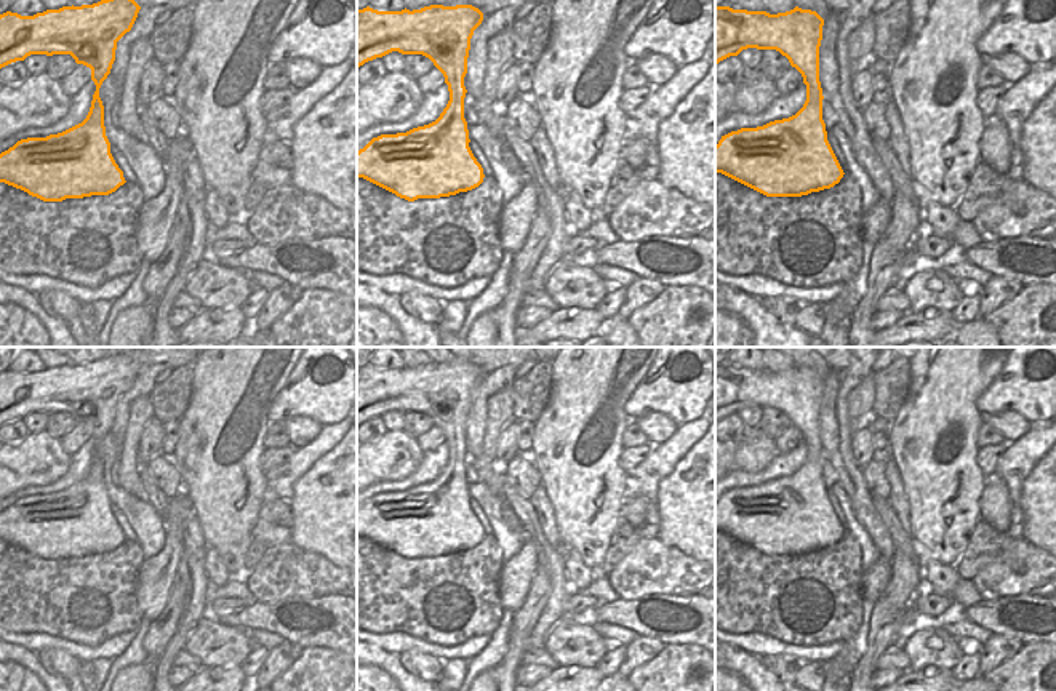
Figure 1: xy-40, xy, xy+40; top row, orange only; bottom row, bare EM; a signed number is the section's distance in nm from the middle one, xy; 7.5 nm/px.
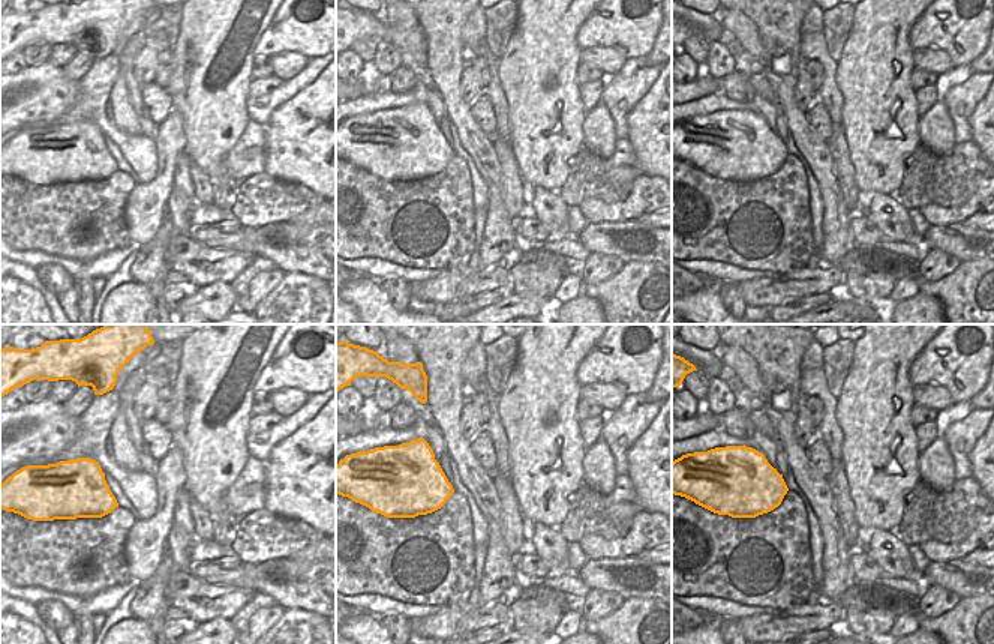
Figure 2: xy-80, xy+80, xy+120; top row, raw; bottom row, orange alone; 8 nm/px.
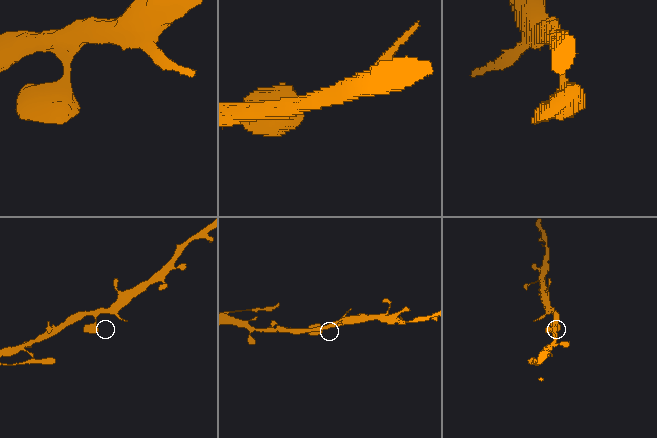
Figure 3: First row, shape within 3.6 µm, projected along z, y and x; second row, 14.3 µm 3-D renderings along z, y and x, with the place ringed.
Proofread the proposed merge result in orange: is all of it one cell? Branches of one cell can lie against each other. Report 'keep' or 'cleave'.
keep

